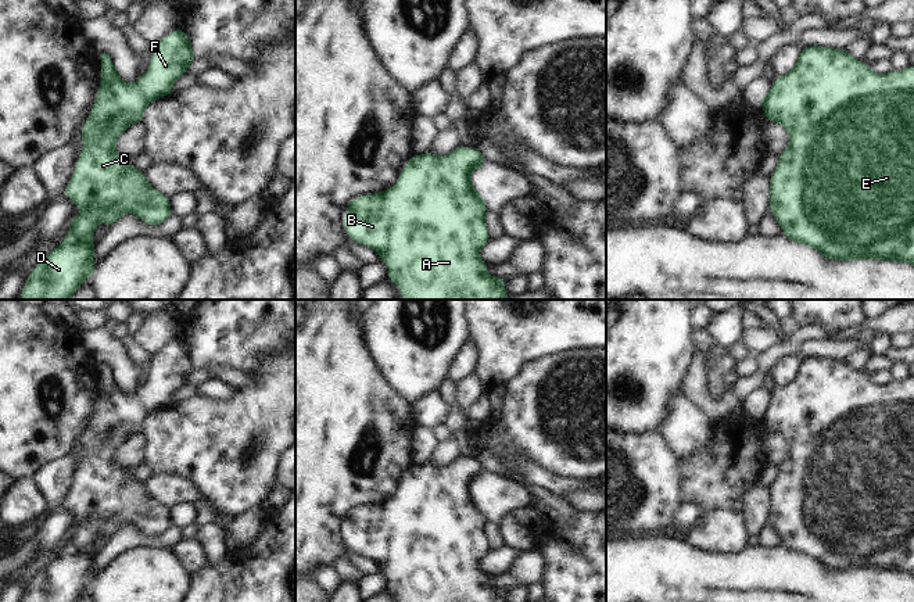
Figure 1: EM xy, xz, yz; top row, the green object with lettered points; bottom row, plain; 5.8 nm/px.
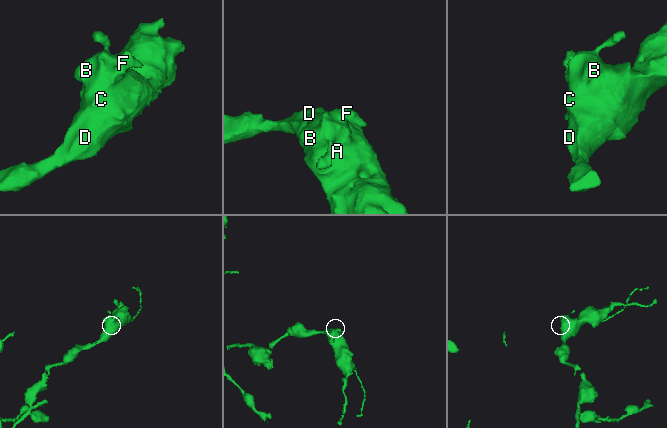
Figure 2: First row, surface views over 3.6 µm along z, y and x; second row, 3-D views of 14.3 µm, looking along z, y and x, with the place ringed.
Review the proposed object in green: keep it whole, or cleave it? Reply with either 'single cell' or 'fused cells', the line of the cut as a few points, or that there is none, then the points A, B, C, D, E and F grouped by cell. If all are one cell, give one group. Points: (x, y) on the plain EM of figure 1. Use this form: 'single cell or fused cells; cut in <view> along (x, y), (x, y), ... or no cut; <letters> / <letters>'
single cell; no cut; A B C D E F

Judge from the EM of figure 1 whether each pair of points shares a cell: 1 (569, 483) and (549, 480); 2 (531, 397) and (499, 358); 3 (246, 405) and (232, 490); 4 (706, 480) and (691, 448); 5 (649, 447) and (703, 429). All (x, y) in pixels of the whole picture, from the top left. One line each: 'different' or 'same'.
1: same
2: different
3: same
4: different
5: different

